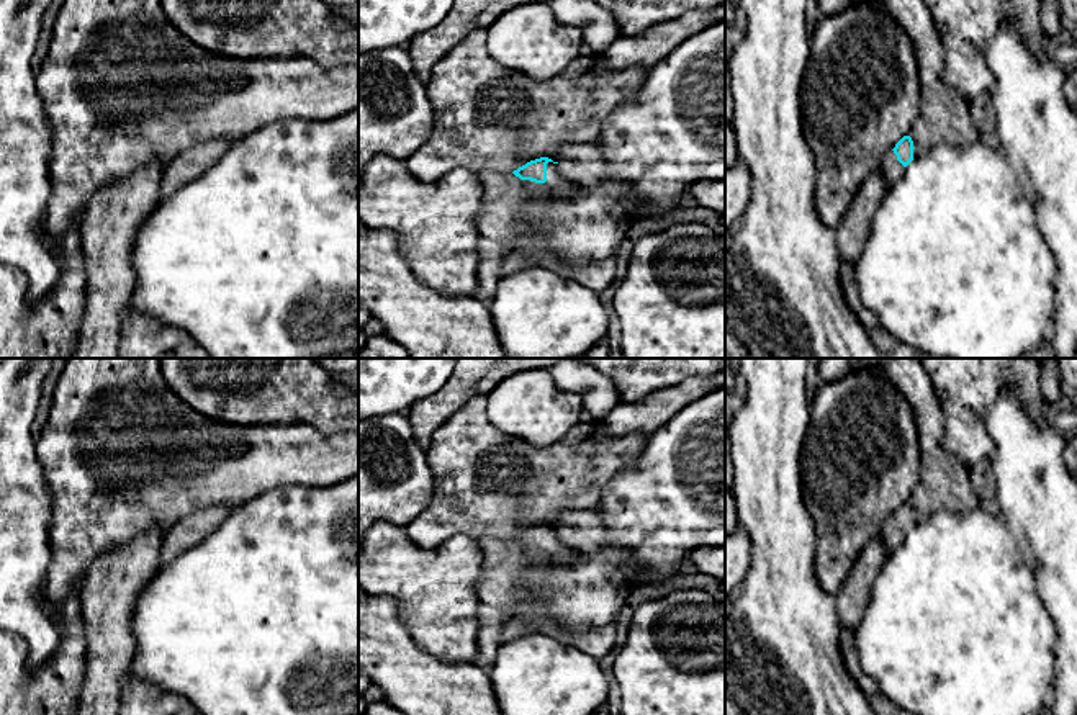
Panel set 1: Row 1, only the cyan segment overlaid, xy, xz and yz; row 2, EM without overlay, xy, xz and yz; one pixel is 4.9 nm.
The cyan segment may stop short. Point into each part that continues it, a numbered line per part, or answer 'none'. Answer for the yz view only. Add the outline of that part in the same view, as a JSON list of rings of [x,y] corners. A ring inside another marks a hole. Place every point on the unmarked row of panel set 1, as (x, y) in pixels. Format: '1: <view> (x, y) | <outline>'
1: yz (943, 485) | [[[820,358],[818,384],[836,381],[854,370],[871,370],[887,380],[904,394],[913,411],[922,445],[922,476],[908,501],[913,514],[923,519],[940,510],[969,512],[979,507],[979,497],[969,483],[971,470],[943,448],[943,411],[918,358]]]
2: yz (891, 534) | [[[894,517],[887,519],[881,528],[881,538],[885,550],[885,558],[905,540],[905,533],[897,527]]]

